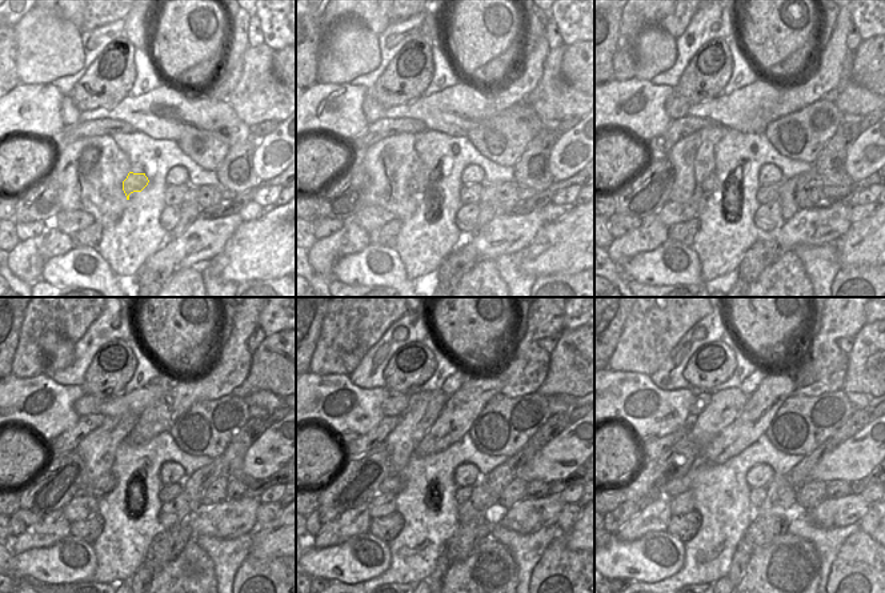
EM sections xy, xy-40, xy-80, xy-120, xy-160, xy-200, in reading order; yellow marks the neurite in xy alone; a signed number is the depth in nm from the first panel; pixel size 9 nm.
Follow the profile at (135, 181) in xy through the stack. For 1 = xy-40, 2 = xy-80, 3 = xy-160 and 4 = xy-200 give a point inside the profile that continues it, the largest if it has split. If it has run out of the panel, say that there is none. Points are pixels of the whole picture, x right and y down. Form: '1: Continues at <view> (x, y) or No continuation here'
1: Continues at xy-40 (419, 184)
2: Continues at xy-80 (708, 187)
3: Continues at xy-160 (393, 484)
4: Continues at xy-200 (677, 487)

